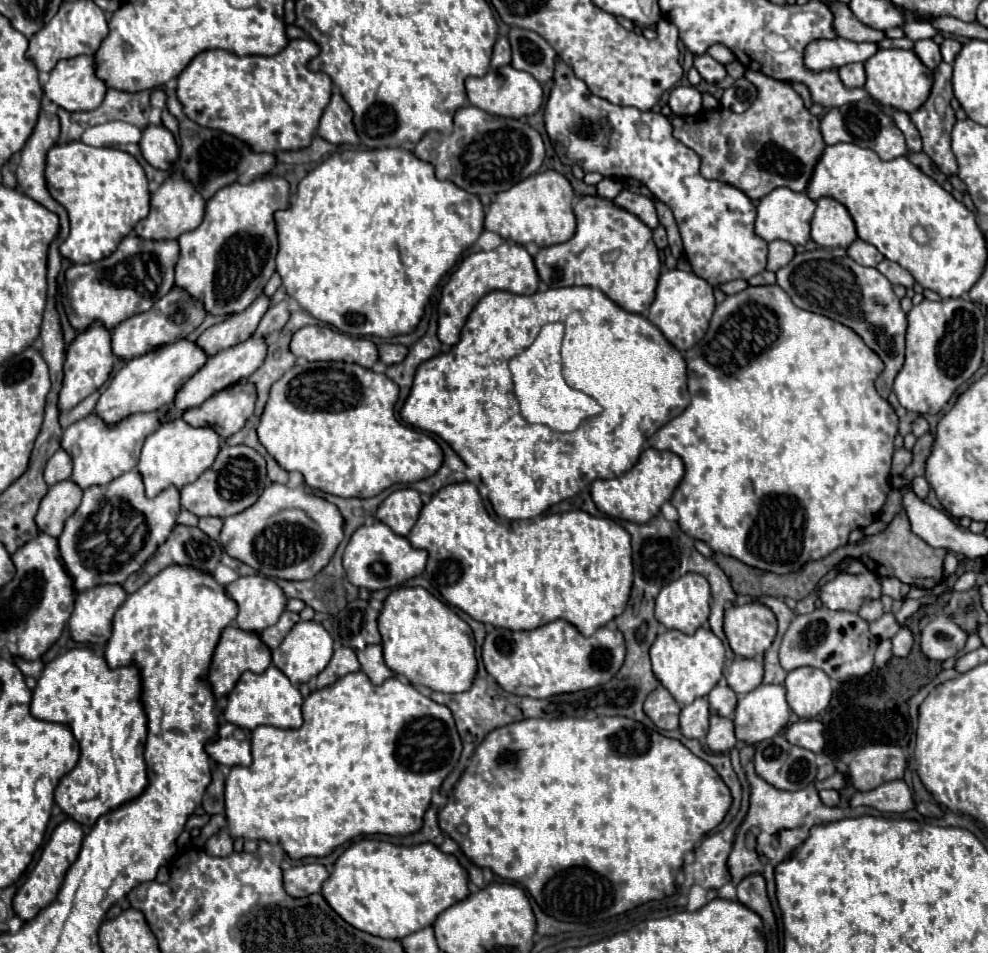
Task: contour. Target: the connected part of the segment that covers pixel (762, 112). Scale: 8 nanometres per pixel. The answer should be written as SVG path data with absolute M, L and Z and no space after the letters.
M750 69L744 77L758 89L758 99L750 109L740 115L728 109L700 111L692 117L672 115L674 137L702 157L700 173L706 179L730 183L744 191L754 203L776 187L788 187L798 193L806 191L814 167L826 149L820 133L820 119L804 107L802 97L790 83L770 79Z

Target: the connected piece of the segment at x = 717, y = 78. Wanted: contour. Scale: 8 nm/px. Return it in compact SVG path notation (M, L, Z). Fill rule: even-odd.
M700 55L694 59L694 67L698 69L698 73L702 75L702 79L710 85L720 83L726 77L726 69L724 65L720 65L718 61L714 61L710 55Z

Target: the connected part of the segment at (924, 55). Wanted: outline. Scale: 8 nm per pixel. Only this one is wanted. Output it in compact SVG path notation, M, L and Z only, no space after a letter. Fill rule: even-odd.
M920 39L914 43L914 53L920 57L920 61L928 67L928 69L936 69L936 65L942 61L940 55L940 47L936 41L932 39Z

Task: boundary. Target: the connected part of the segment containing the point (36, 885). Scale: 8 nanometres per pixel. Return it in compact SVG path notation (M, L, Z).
M66 819L66 821L62 821L62 823L54 829L50 841L46 843L46 847L44 847L44 851L42 851L40 861L36 863L34 871L30 871L28 879L24 881L24 885L18 889L18 893L16 893L16 897L14 897L14 911L16 911L16 915L18 915L22 921L34 919L40 909L44 909L46 905L50 905L50 903L56 899L58 889L60 889L60 885L62 885L64 877L66 877L68 867L76 861L76 857L78 857L78 853L80 853L82 837L84 837L82 825L80 825L78 821L74 821L74 819Z

